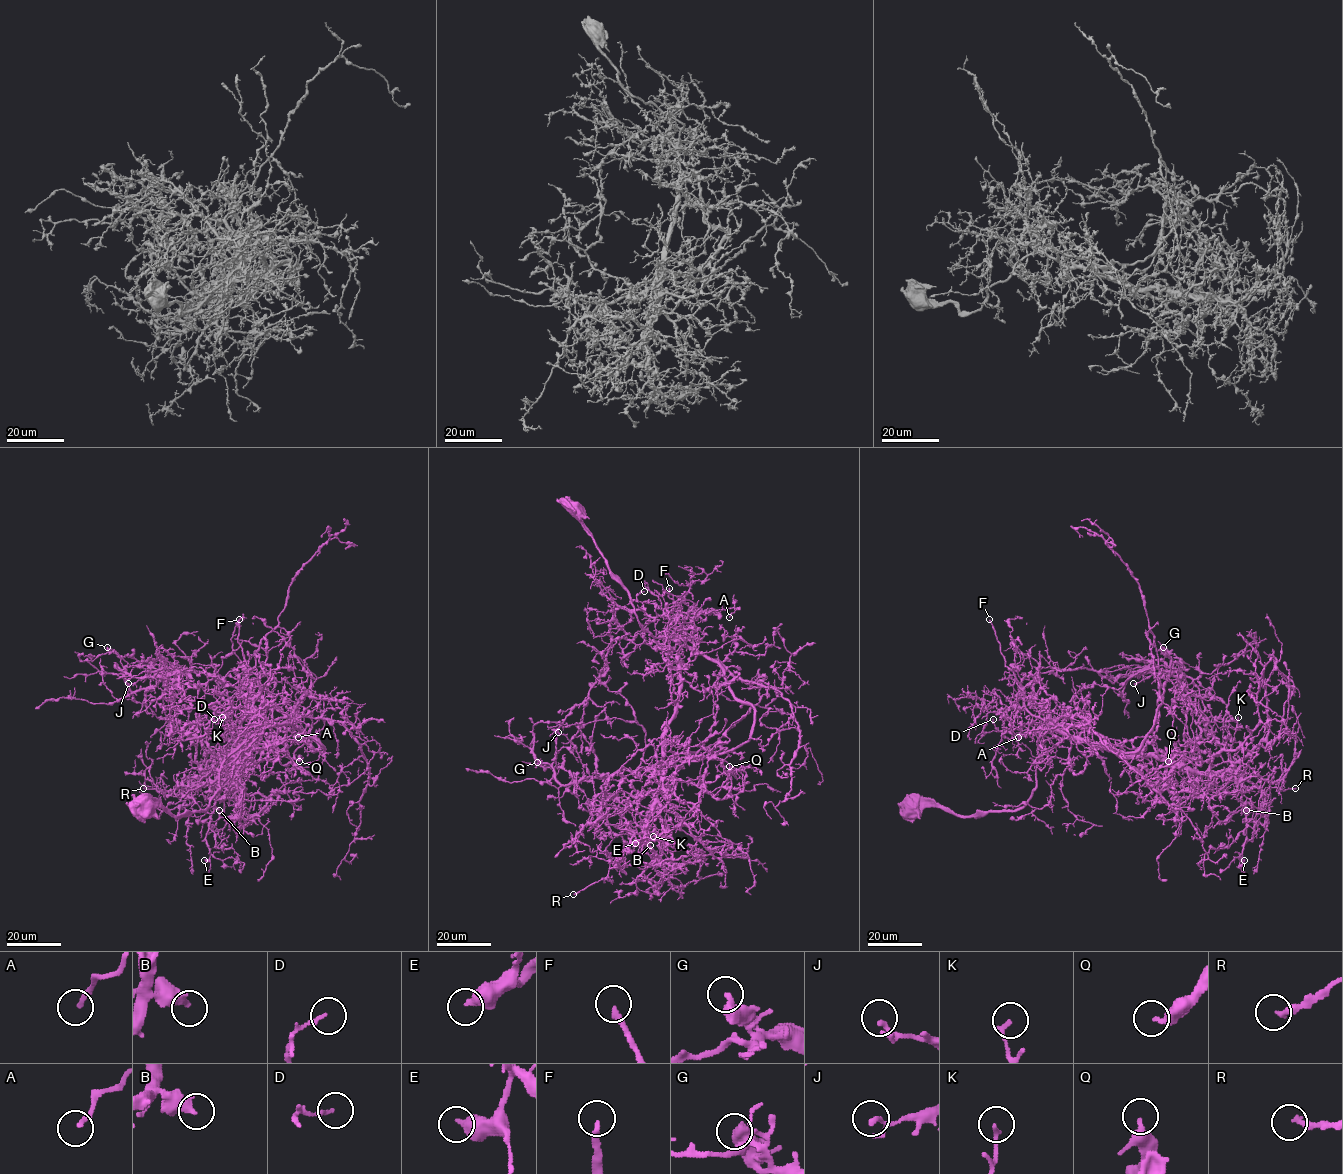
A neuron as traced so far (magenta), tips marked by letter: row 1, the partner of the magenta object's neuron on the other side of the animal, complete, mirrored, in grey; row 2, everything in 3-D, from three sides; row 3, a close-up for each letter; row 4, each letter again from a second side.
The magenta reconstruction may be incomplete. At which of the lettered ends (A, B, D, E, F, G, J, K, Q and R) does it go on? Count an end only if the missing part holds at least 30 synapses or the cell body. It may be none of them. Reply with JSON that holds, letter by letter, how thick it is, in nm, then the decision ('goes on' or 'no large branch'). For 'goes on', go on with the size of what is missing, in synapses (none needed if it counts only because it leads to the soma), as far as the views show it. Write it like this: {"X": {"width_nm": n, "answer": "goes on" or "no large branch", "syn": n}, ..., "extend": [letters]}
{"A": {"width_nm": 190, "answer": "no large branch"}, "B": {"width_nm": 440, "answer": "no large branch"}, "D": {"width_nm": 130, "answer": "no large branch"}, "E": {"width_nm": 500, "answer": "goes on", "syn": 45}, "F": {"width_nm": 220, "answer": "goes on", "syn": 35}, "G": {"width_nm": 600, "answer": "no large branch"}, "J": {"width_nm": 130, "answer": "no large branch"}, "K": {"width_nm": 170, "answer": "no large branch"}, "Q": {"width_nm": 280, "answer": "no large branch"}, "R": {"width_nm": 240, "answer": "no large branch"}, "extend": ["E", "F"]}

